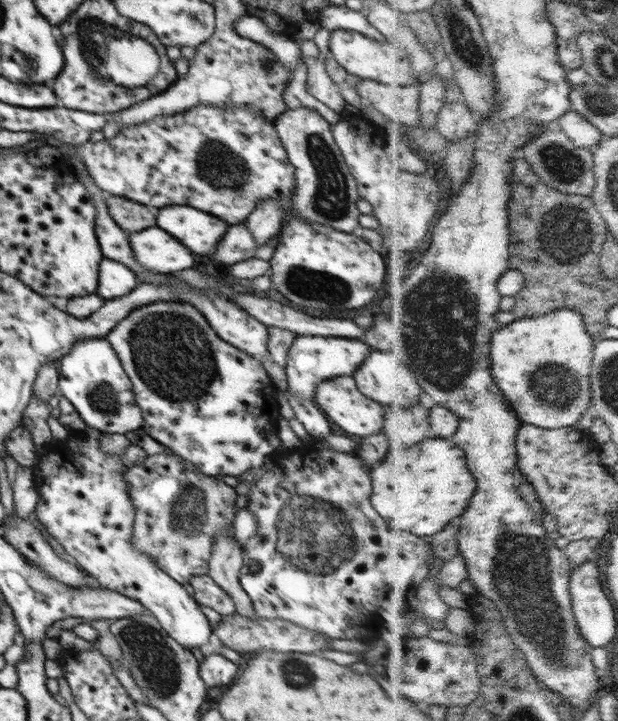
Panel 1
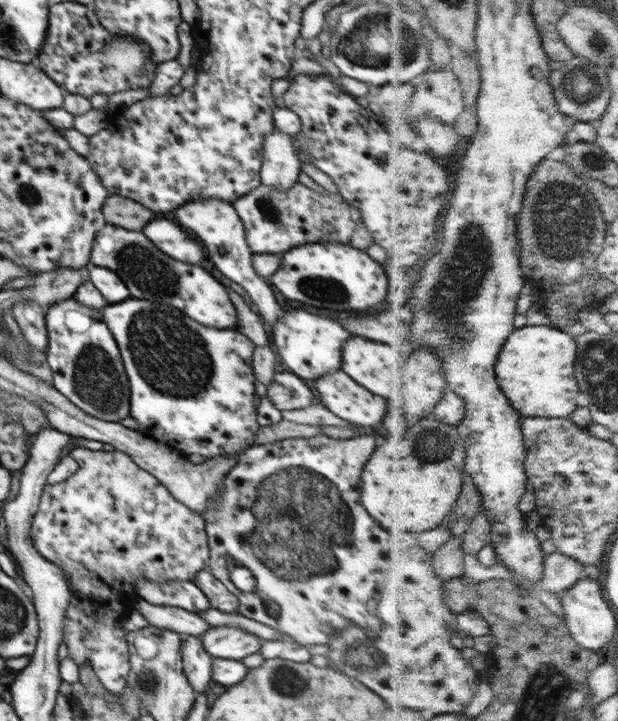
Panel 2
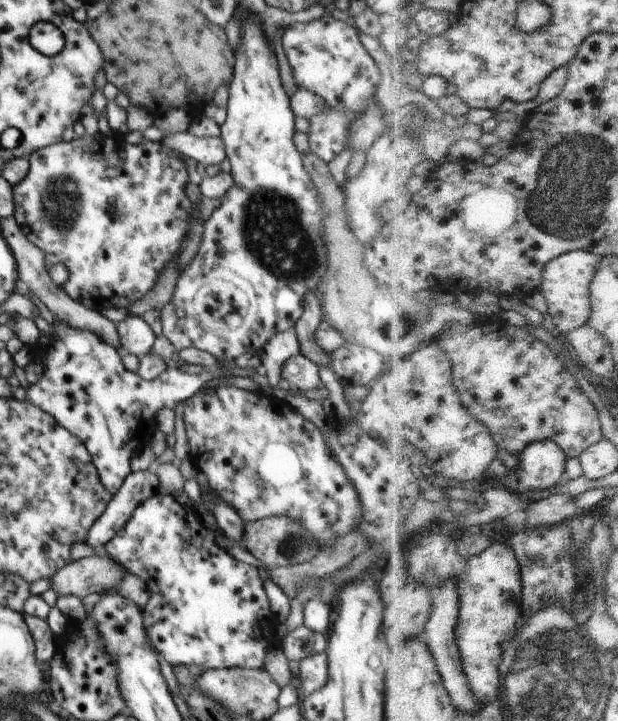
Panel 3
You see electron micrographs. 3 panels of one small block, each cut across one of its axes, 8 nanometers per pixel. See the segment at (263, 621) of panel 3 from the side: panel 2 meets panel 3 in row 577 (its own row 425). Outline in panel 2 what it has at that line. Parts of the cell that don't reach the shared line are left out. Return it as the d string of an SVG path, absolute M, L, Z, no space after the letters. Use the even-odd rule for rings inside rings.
M126 299L124 302L117 302L108 304L102 309L104 322L108 325L114 340L117 342L125 373L129 380L130 386L130 418L136 420L138 430L145 433L155 441L168 445L173 450L176 450L184 456L191 454L200 454L206 458L218 457L222 455L240 454L242 450L250 446L254 446L254 437L258 433L260 426L258 424L258 406L254 405L254 394L256 376L254 376L254 368L252 368L253 354L255 344L250 338L244 336L239 330L230 329L216 329L211 326L204 326L194 322L192 318L188 318L186 314L182 314L180 310L172 308L172 306L162 306L162 304L152 304L146 300L130 300Z

